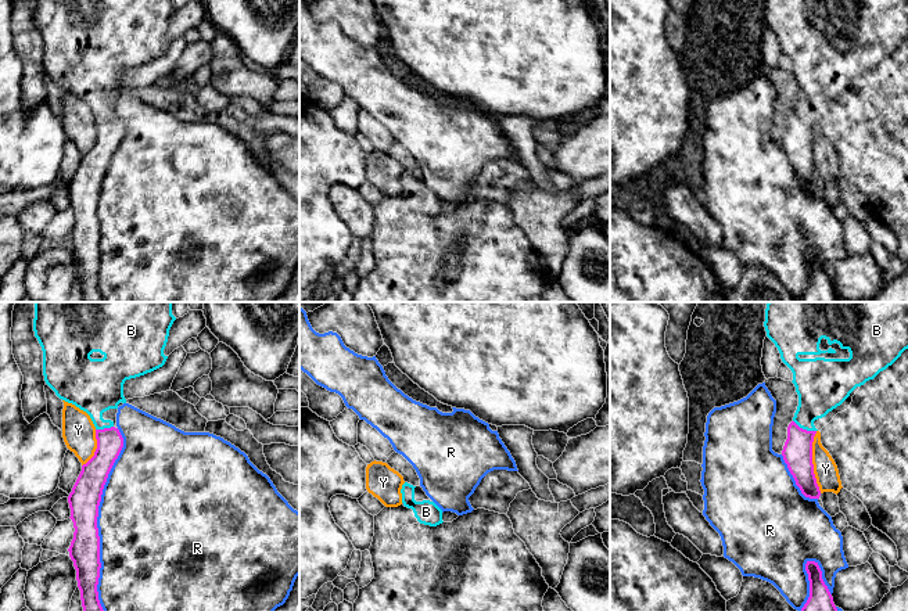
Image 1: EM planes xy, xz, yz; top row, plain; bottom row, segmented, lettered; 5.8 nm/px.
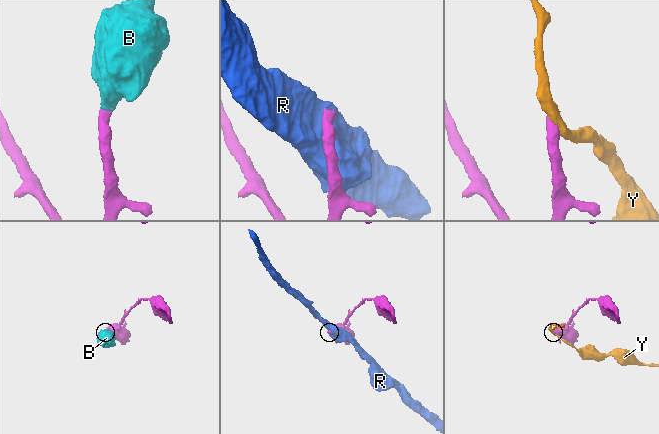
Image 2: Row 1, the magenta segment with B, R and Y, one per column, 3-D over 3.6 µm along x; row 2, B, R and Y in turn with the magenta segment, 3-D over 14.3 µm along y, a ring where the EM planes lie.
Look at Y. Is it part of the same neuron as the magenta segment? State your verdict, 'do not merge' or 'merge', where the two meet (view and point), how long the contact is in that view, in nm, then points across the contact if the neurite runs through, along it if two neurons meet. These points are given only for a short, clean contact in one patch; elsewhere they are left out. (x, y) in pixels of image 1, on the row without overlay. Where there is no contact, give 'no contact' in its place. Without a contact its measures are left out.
do not merge; meets magenta in yz at (811, 151); contact 360 nm long; border along yz (815, 121), (813, 162), (821, 182)

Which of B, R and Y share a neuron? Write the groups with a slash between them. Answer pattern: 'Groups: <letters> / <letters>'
Groups: B / R / Y

